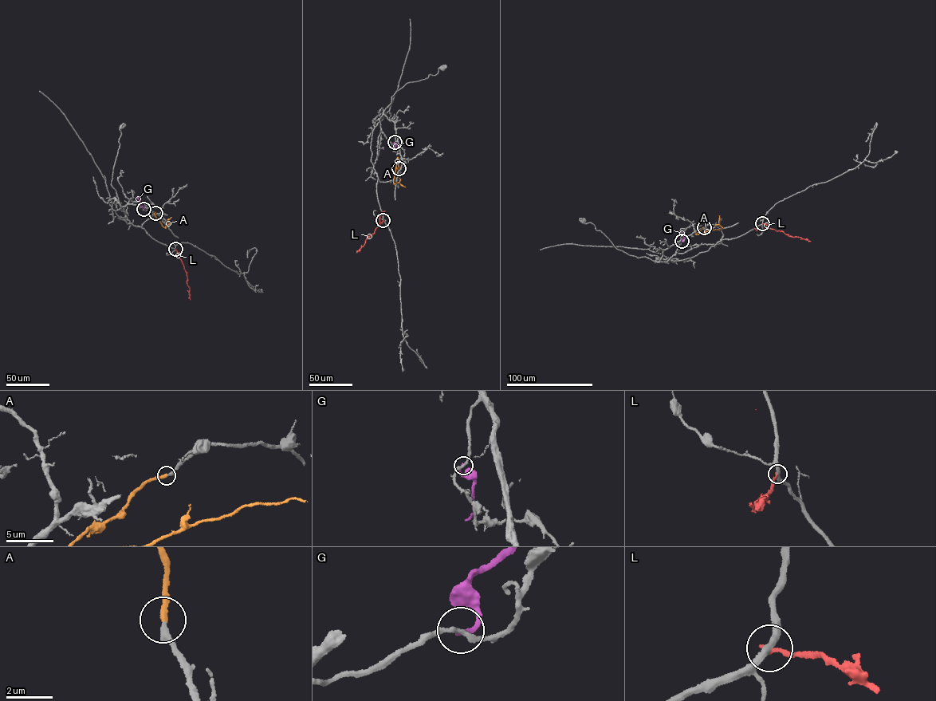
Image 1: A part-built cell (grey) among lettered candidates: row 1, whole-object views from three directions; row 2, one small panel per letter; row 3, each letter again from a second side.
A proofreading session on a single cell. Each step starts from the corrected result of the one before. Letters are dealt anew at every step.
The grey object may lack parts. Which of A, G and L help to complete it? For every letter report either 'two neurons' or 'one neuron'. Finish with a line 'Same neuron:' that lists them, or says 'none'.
A: one neuron
G: two neurons
L: two neurons
Same neuron: A

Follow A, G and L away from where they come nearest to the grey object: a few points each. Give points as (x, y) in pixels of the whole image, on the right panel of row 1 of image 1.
A: (704, 227), (695, 234), (721, 228), (719, 215)
G: (682, 242), (685, 238), (682, 232)
L: (762, 223), (788, 236), (811, 241)

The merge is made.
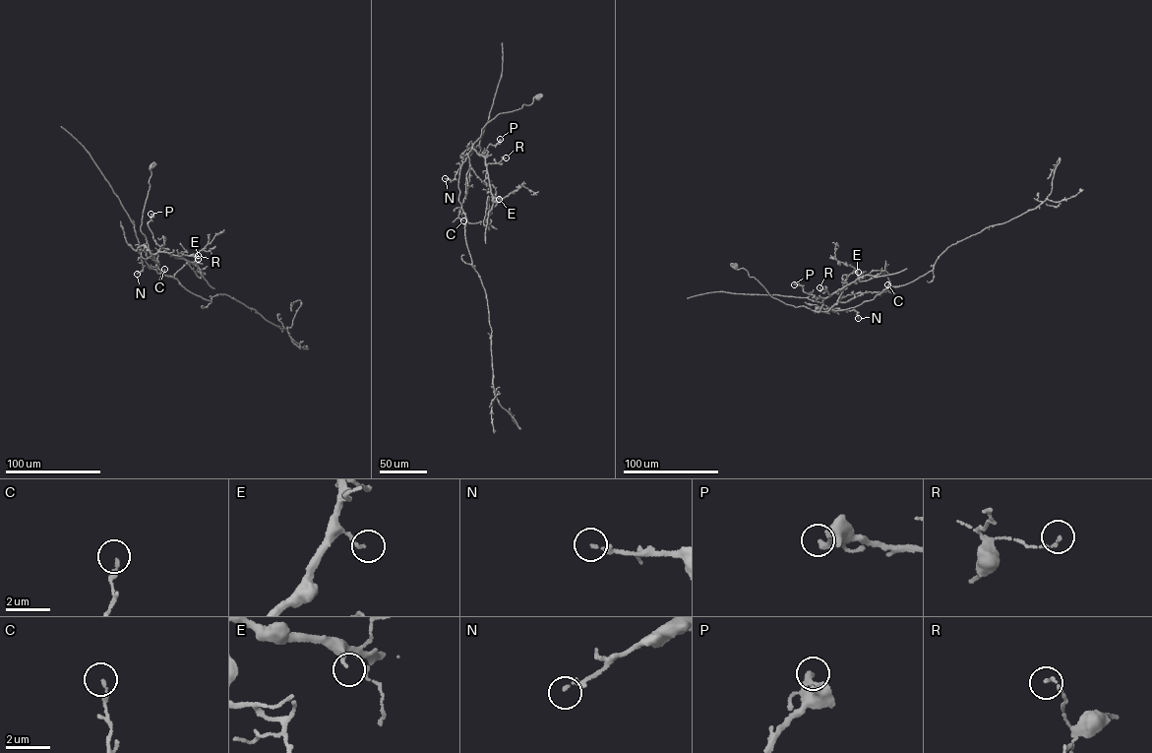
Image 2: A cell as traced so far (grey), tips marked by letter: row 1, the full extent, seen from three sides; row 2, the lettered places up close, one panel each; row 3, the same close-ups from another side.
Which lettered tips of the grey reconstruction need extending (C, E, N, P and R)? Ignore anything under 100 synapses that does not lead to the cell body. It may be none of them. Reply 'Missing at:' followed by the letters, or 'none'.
Missing at: none

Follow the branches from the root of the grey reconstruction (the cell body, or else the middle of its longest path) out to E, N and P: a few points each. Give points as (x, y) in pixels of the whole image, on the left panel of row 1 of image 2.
E: (151, 165), (140, 229), (149, 249), (152, 255), (163, 252), (190, 262), (198, 259)
N: (151, 165), (140, 229), (149, 249), (143, 245), (137, 247), (144, 266), (137, 274)
P: (151, 165), (140, 229), (152, 255), (160, 247), (148, 225), (151, 214)

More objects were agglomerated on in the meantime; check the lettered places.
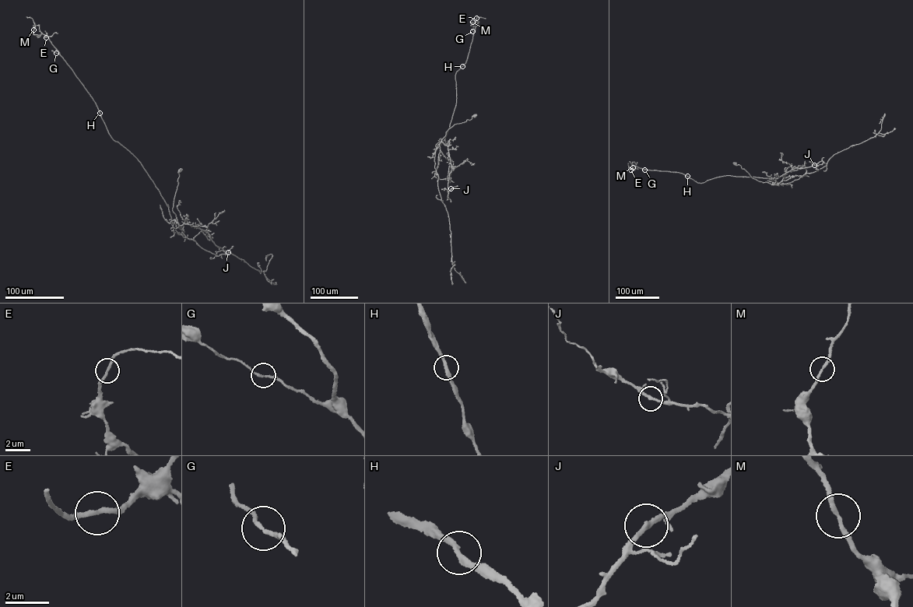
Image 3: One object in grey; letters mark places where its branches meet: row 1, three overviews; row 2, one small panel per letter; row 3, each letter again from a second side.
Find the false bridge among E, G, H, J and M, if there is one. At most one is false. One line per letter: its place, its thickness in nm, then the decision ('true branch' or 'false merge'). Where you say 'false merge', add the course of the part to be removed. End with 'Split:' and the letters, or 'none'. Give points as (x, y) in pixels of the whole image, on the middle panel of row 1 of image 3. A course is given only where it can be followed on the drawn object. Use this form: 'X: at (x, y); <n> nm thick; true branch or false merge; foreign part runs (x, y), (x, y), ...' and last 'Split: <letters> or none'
E: at (476, 18); 200 nm thick; true branch
G: at (472, 31); 170 nm thick; true branch
H: at (462, 66); 280 nm thick; true branch
J: at (451, 188); 200 nm thick; true branch
M: at (472, 22); 200 nm thick; true branch
Split: none

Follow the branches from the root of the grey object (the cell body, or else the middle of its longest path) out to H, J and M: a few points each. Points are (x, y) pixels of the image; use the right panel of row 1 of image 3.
H: (735, 163), (759, 181), (781, 184), (768, 178), (727, 175), (700, 183), (687, 176)
J: (735, 163), (753, 178), (773, 184), (777, 178), (792, 169), (823, 162), (818, 166), (814, 165)
M: (735, 163), (759, 181), (781, 184), (768, 178), (727, 175), (700, 183), (679, 172), (633, 167)

